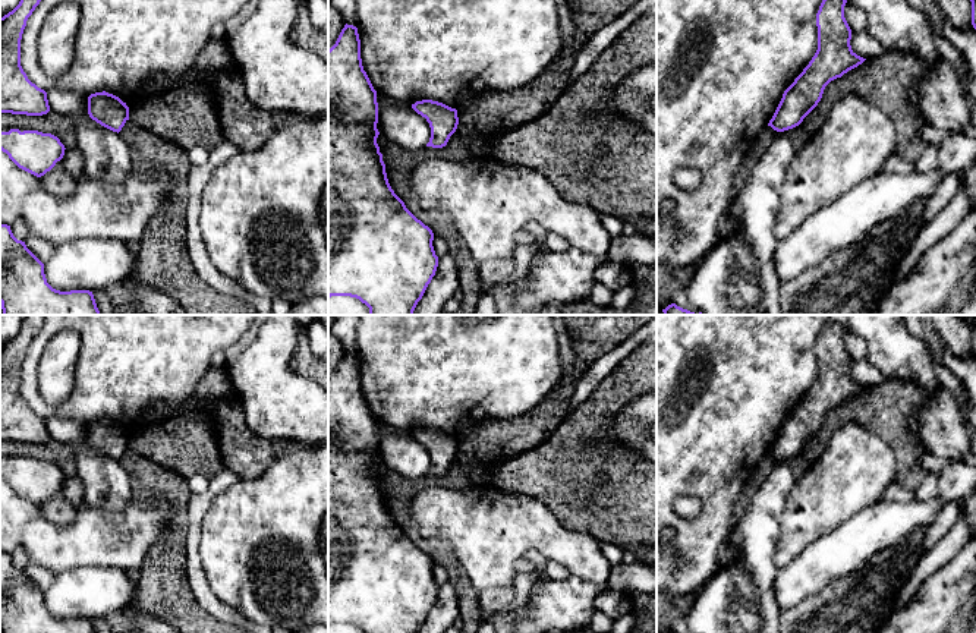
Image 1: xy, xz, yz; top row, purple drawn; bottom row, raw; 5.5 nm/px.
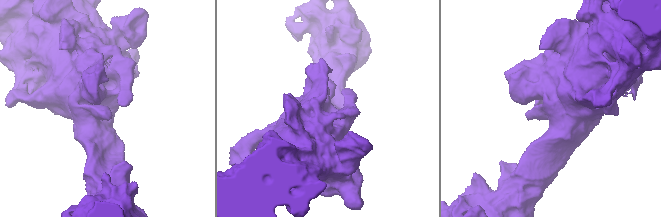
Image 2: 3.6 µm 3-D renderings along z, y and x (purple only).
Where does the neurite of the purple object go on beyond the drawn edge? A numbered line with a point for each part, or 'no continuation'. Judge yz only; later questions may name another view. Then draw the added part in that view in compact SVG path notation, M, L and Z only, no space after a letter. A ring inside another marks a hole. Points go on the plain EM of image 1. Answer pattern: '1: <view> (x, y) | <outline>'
no continuation

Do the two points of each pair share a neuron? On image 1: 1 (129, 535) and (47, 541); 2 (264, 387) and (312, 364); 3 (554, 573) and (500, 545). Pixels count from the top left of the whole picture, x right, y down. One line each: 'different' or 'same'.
1: same
2: different
3: different

